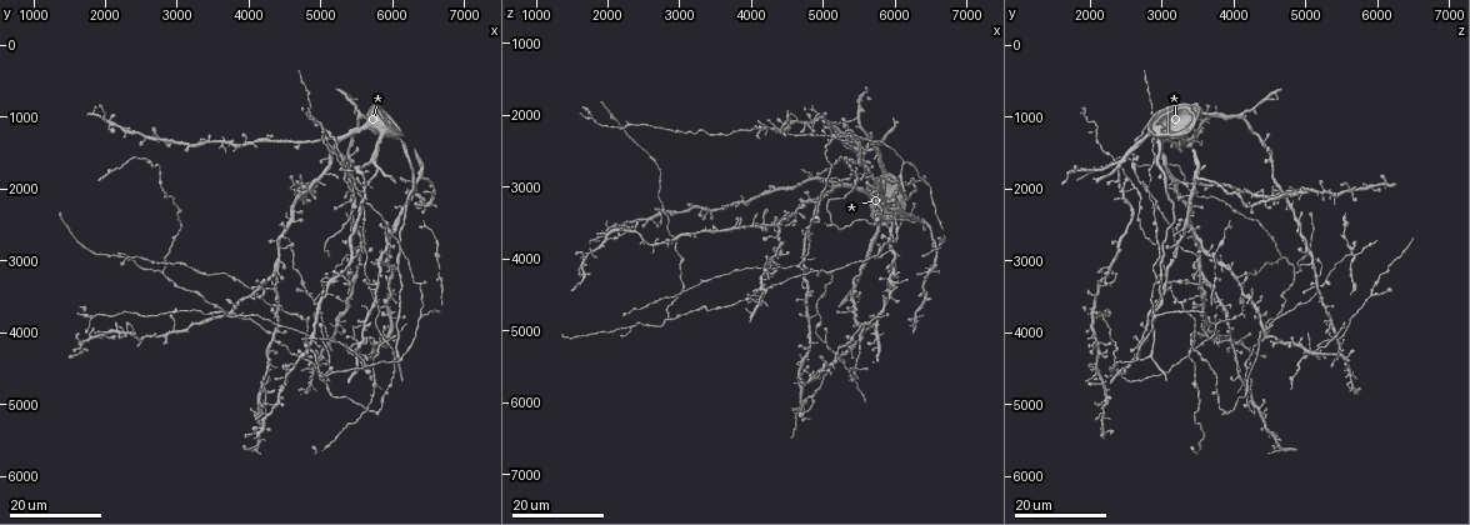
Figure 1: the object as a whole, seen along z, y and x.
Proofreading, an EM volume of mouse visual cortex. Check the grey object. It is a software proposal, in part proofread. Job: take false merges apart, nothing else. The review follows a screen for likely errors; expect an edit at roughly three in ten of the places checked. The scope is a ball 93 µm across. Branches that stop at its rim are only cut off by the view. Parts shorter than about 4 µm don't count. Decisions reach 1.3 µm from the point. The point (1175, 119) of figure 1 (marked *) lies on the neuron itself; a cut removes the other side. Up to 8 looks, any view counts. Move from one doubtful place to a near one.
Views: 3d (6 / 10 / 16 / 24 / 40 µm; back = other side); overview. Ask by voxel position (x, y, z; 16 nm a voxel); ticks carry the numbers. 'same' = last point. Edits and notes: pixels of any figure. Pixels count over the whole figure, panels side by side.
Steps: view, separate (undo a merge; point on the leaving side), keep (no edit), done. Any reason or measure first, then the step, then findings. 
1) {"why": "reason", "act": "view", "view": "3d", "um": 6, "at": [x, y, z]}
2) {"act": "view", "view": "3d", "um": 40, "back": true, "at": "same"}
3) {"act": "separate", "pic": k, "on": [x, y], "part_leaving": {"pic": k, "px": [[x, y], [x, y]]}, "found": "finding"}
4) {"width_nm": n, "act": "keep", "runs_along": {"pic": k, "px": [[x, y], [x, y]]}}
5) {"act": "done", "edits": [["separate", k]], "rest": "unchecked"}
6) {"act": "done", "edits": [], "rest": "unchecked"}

{"why": "arms part here", "act": "view", "view": "3d", "um": 16, "at": [5600, 4450, 2350]}

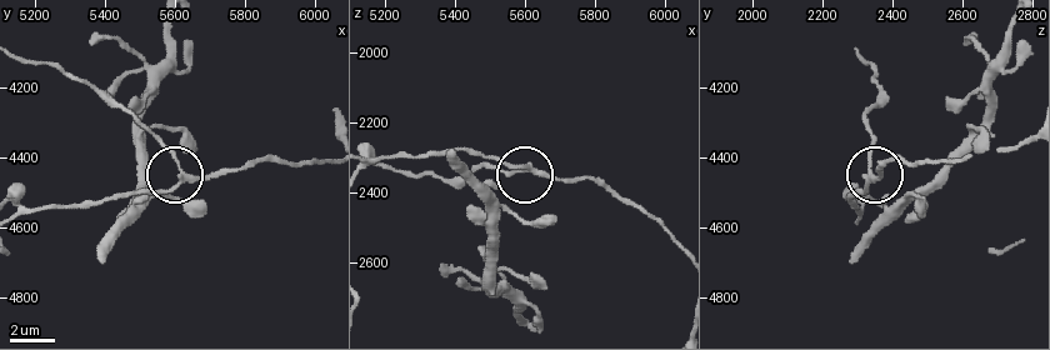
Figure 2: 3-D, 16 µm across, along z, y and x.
{"why": "zoom in", "act": "view", "view": "3d", "um": 10, "at": [5620, 4460, 2330]}

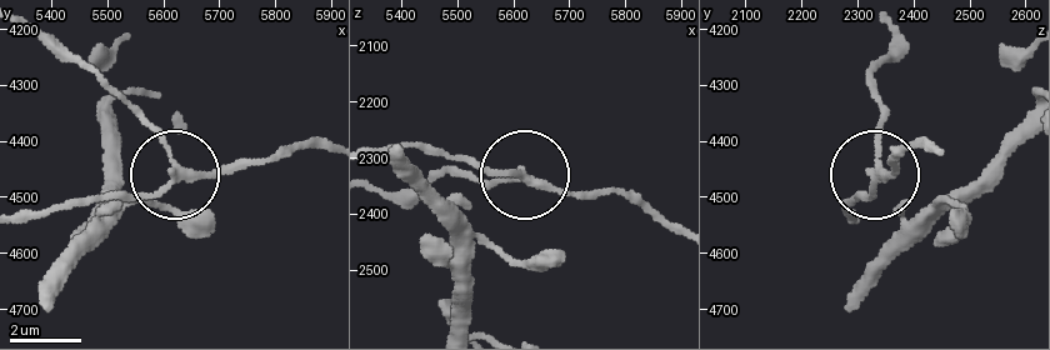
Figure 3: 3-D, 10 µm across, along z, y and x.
{"width_nm": 200, "act": "keep", "runs_along": {"pic": 3, "px": [[328, 144], [185, 171], [125, 103]]}, "found": "continuous, no second neuron"}

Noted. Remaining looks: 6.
{"why": "a fork", "act": "view", "view": "3d", "um": 16, "at": [5100, 3350, 2200]}

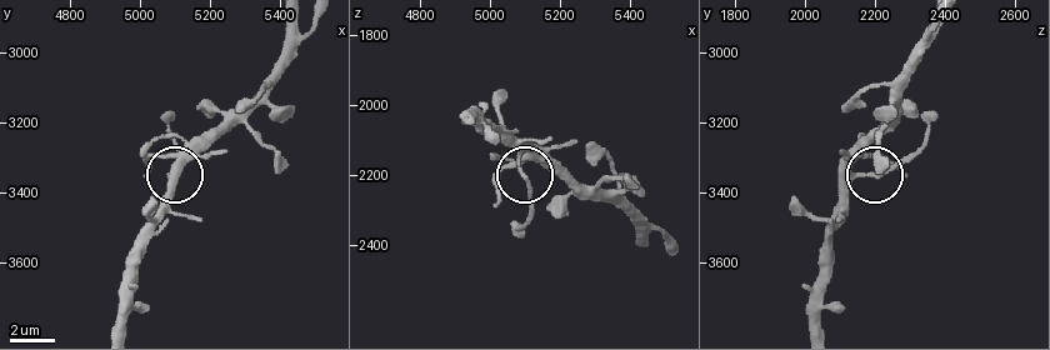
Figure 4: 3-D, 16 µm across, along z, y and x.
{"act": "view", "view": "3d", "um": 10, "at": [5080, 3360, 2150]}

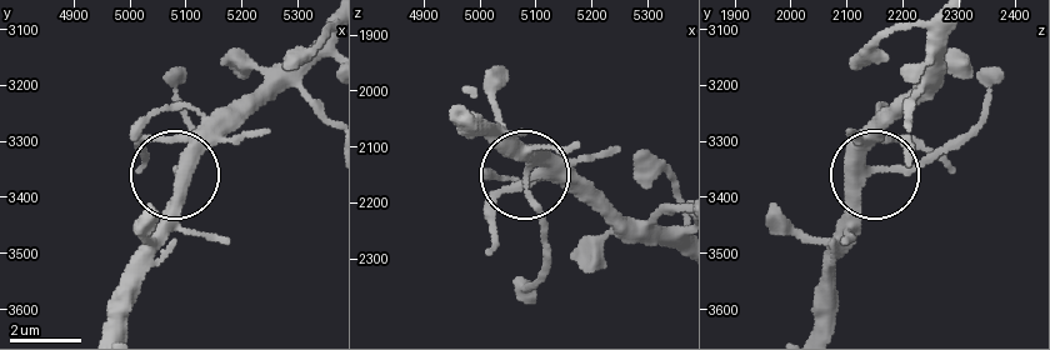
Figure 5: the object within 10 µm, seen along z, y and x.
{"act": "keep", "runs_along": {"pic": 5, "px": [[675, 250], [621, 235], [533, 170], [524, 185], [541, 254]]}, "found": "continuous, no second neuron"}

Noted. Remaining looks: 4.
{"act": "view", "view": "3d", "um": 24, "at": [2800, 3150, 4900]}

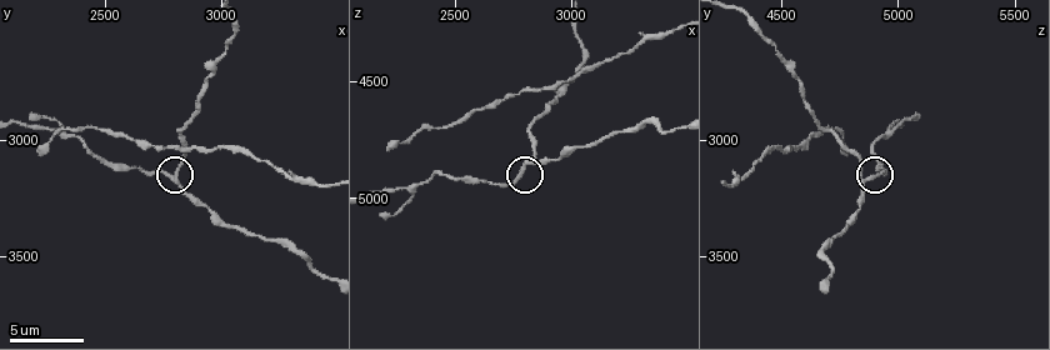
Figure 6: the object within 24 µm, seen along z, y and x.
{"act": "view", "view": "3d", "um": 10, "at": [2810, 3160, 4850]}

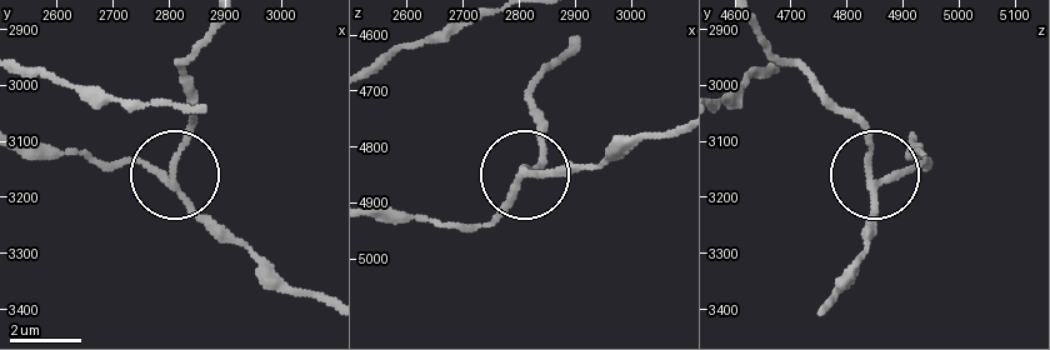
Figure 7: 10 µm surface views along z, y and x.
{"side_arm_um": 32, "arms": 3, "act": "keep", "found": "continuous, no second neuron"}

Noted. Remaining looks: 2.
{"why": "four arms meet", "act": "view", "view": "3d", "um": 24, "at": [5900, 4150, 3450]}

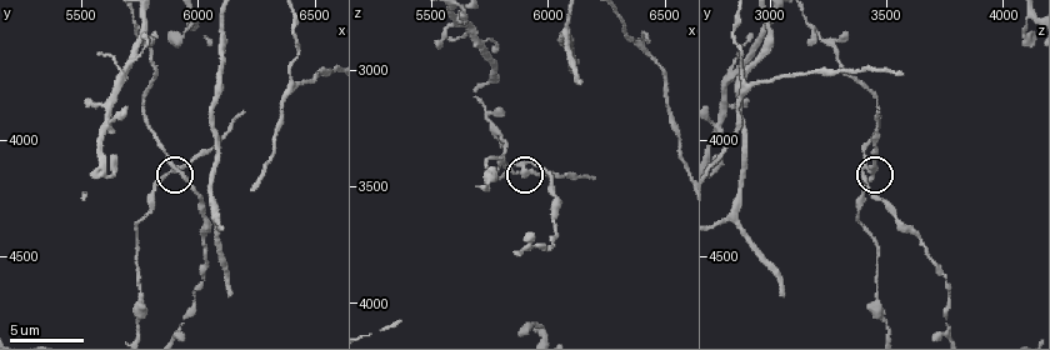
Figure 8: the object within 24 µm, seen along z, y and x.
{"why": "closer look", "act": "view", "view": "3d", "um": 10, "at": [5920, 4120, 3430]}

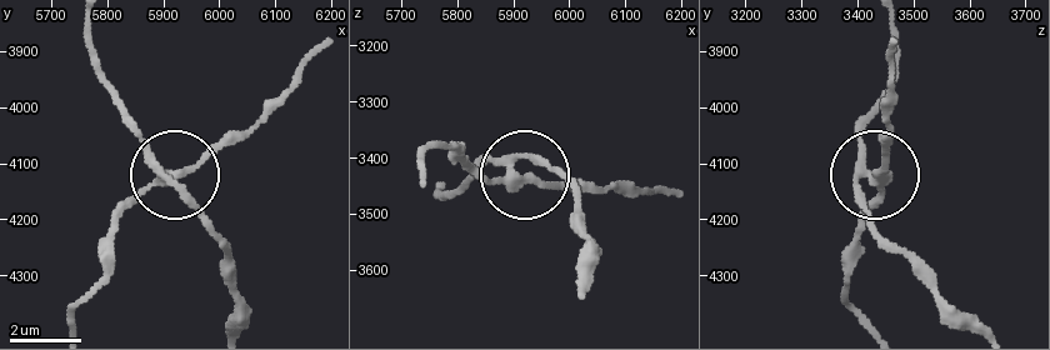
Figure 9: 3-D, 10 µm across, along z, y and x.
{"act": "separate", "pic": 9, "on": [203, 153], "part_leaving": {"pic": 9, "px": [[156, 176], [118, 228], [103, 281], [70, 325]]}, "found": "two neurons meet here"}

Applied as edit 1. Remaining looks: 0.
{"act": "done", "edits": [["separate", 9]], "rest": "unchecked"}

